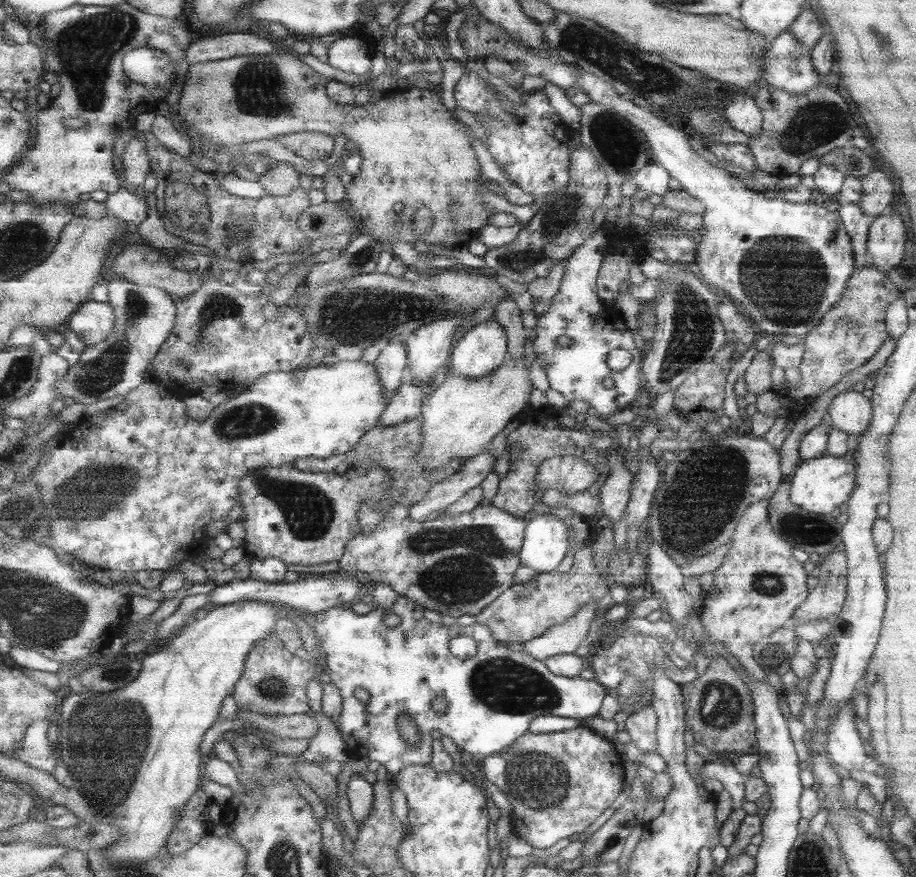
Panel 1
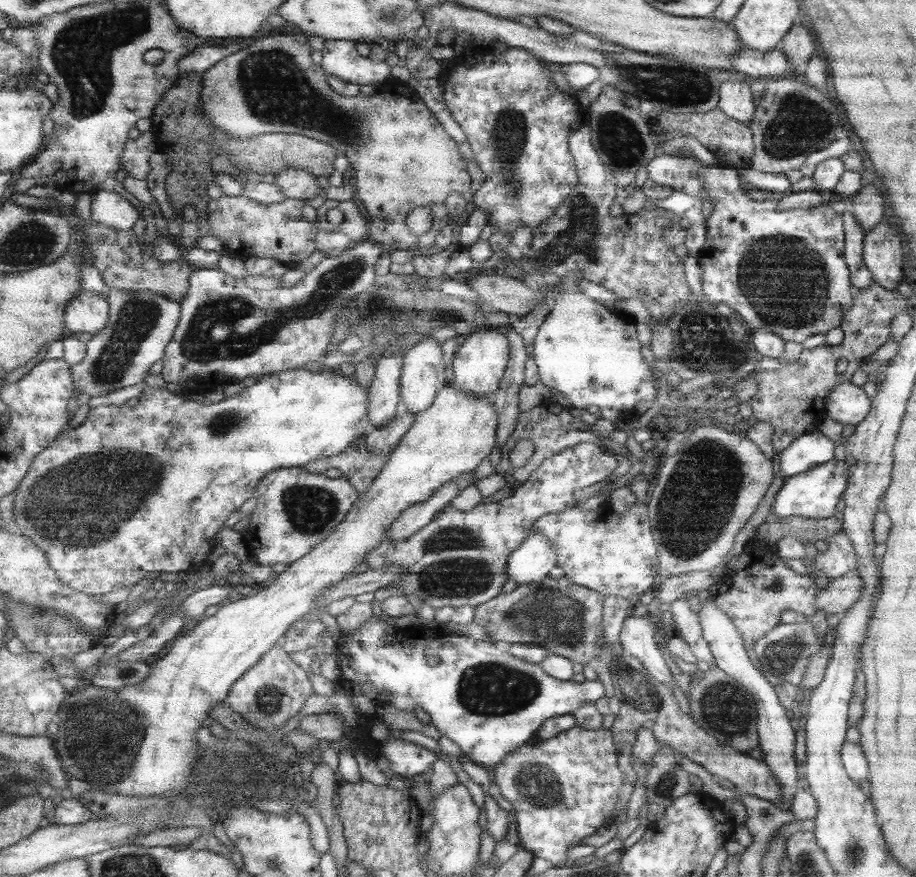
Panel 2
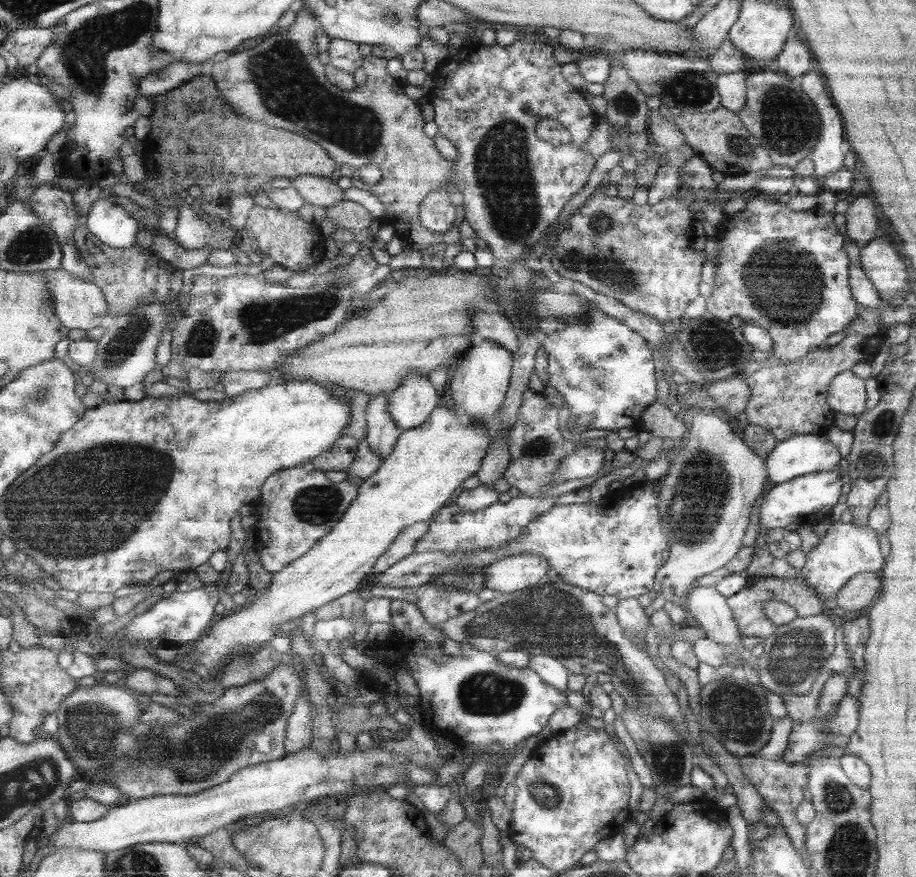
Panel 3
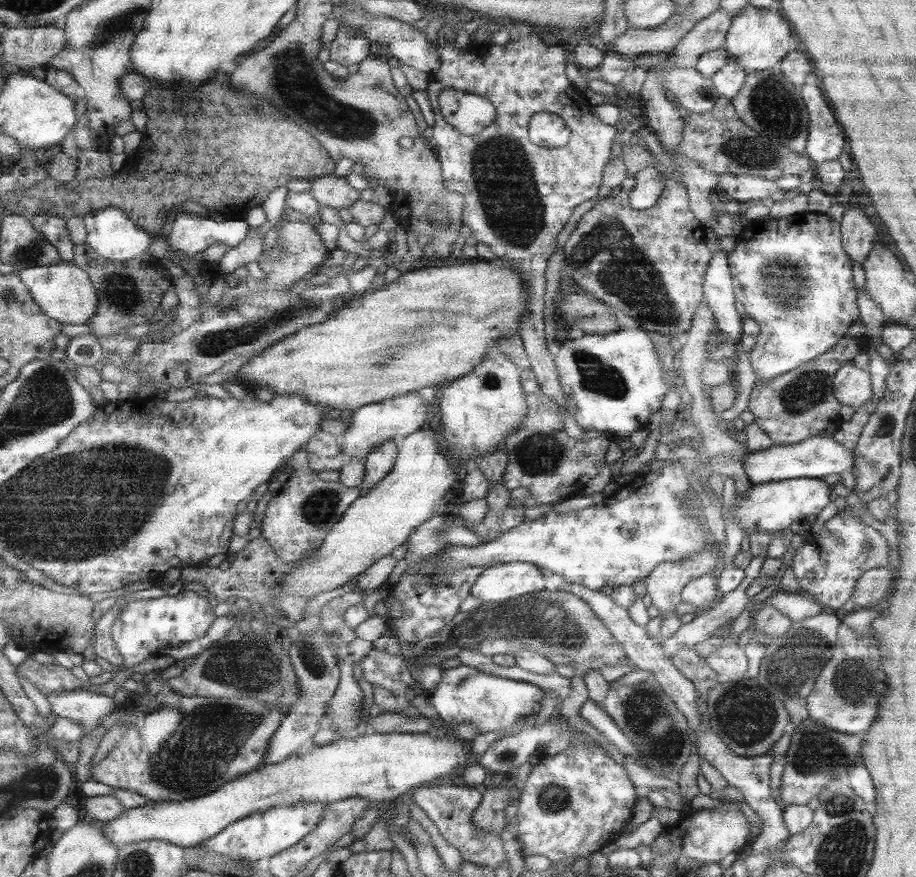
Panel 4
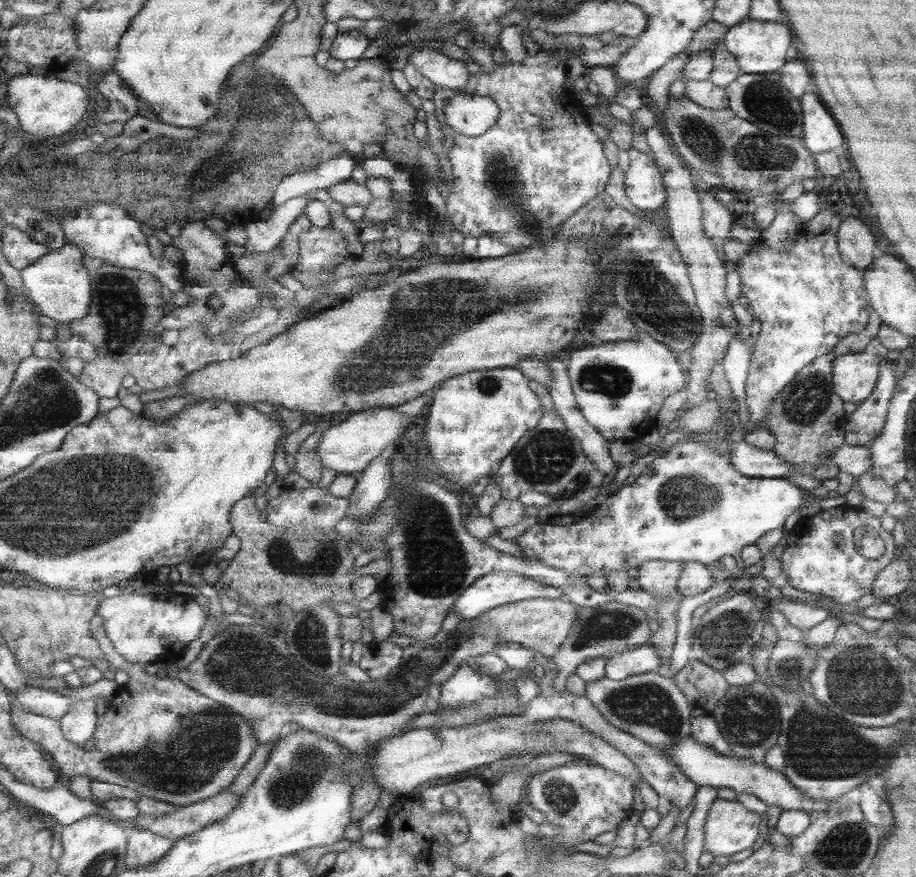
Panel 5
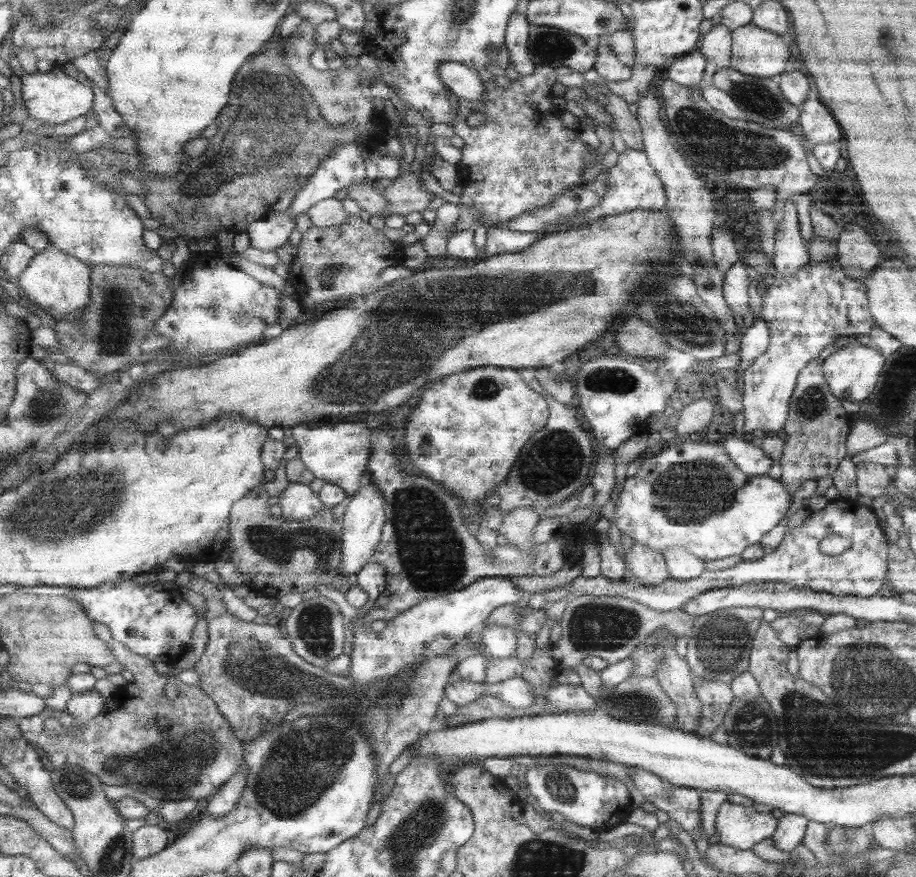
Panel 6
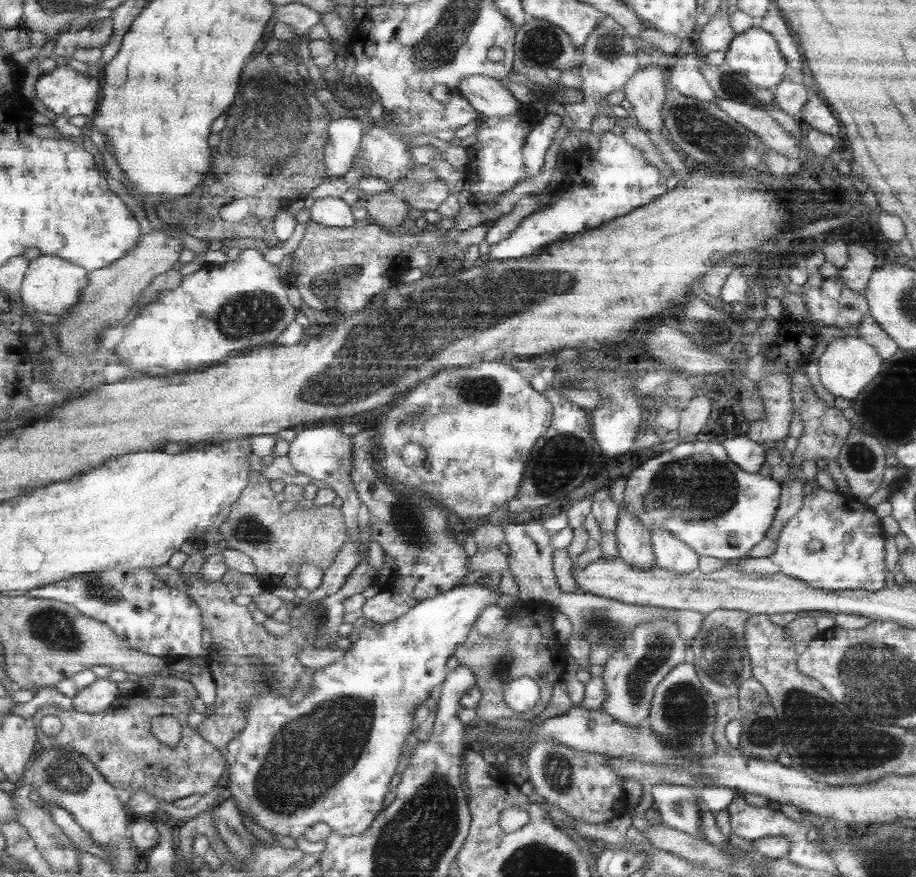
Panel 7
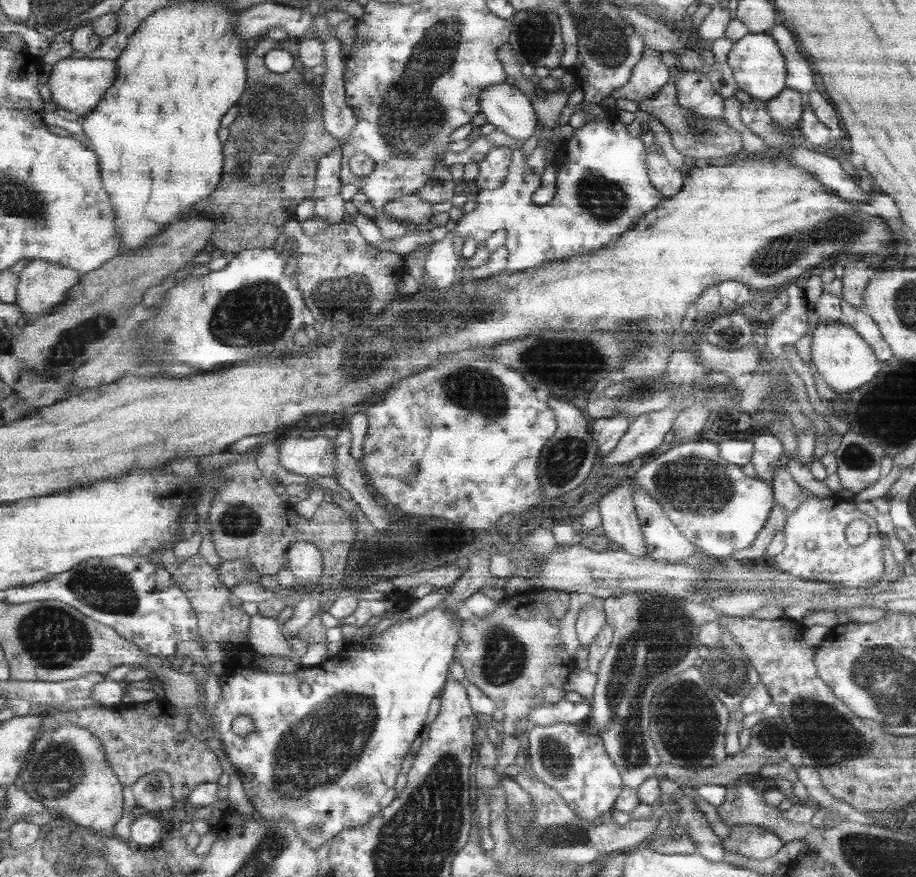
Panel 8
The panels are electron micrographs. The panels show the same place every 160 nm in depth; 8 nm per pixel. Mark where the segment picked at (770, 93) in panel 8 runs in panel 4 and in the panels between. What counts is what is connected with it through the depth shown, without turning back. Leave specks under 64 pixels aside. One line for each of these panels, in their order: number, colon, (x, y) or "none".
4: (756, 39)
5: (759, 47)
6: (755, 52)
7: (753, 53)

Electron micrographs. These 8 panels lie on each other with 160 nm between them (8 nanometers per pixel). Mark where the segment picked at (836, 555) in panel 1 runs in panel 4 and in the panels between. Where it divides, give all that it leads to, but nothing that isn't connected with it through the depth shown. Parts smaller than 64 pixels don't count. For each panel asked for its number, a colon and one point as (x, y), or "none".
2: (840, 593)
3: (855, 596)
4: (873, 585)

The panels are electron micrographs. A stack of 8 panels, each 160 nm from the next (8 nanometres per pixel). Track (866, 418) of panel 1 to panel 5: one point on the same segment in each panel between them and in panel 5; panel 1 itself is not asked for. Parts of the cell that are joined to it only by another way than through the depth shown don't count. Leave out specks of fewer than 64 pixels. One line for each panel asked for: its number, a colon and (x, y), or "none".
2: (847, 404)
3: (845, 393)
4: (850, 386)
5: (853, 377)

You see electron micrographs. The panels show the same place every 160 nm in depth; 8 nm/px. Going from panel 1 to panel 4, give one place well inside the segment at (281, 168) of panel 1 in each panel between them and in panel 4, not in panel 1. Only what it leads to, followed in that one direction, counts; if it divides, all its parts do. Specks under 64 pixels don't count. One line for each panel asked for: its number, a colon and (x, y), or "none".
2: (298, 184)
3: (320, 191)
4: (336, 192)

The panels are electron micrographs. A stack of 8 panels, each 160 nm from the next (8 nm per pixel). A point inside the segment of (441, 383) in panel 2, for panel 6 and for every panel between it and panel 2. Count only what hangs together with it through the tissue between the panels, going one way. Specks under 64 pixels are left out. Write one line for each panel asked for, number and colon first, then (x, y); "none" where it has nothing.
3: (410, 405)
4: (398, 417)
5: (349, 448)
6: (338, 454)

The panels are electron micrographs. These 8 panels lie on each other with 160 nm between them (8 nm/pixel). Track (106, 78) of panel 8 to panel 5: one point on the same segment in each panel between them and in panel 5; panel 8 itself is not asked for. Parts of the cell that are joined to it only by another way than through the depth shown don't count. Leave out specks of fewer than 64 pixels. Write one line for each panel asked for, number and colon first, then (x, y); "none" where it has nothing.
5: (48, 107)
6: (54, 98)
7: (64, 91)

